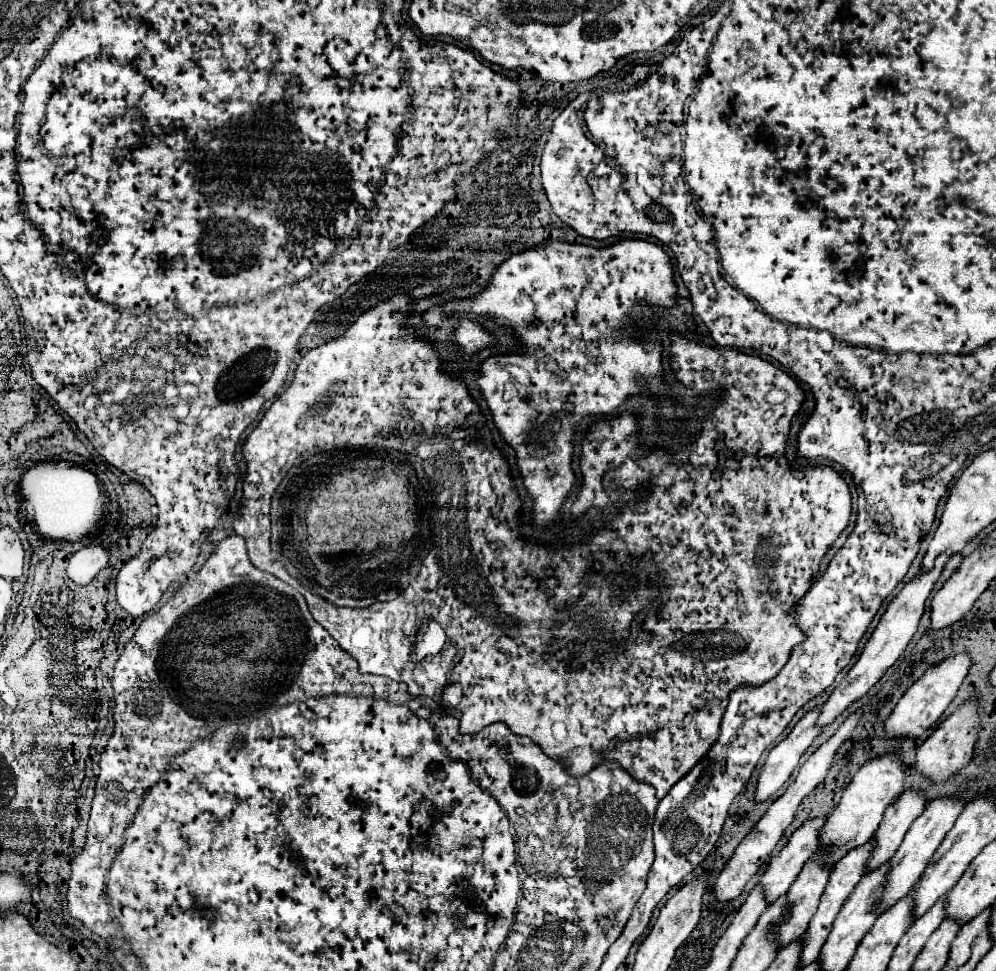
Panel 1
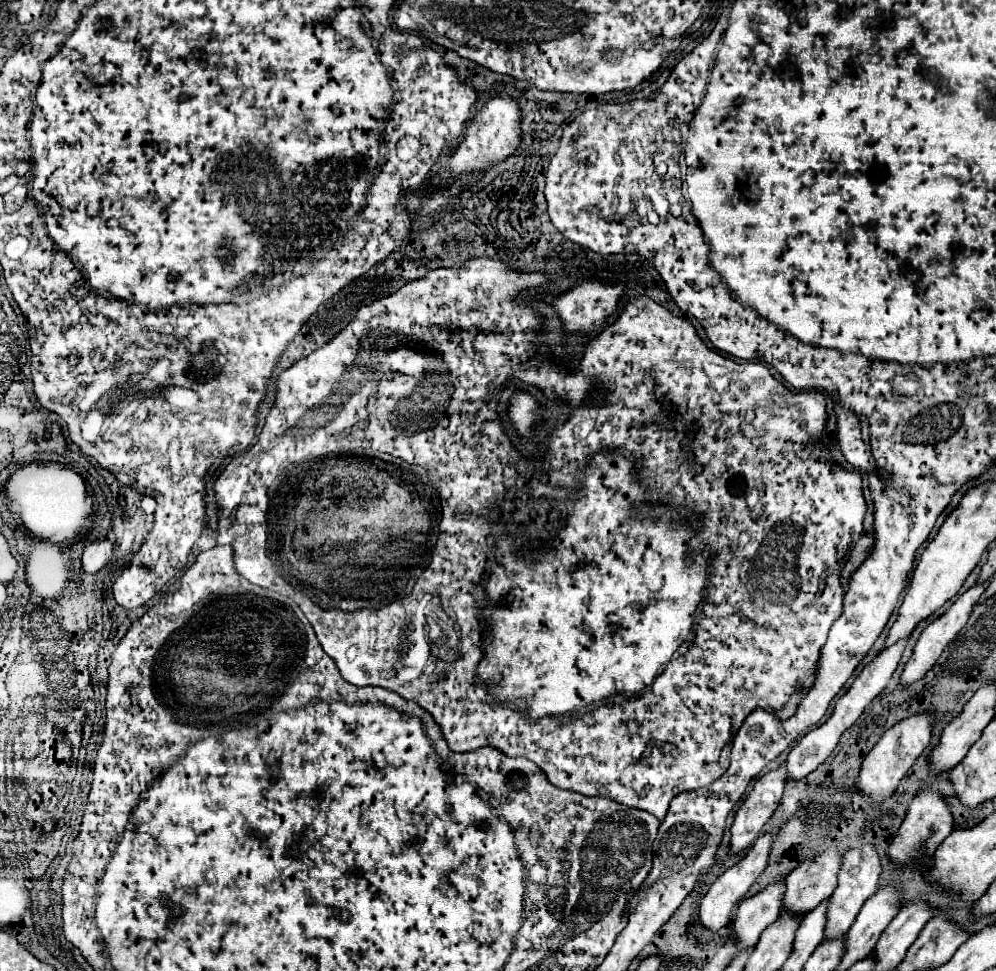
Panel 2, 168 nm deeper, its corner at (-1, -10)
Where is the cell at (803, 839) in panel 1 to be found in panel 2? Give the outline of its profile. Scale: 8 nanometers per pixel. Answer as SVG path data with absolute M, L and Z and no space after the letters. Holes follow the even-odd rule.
M781 880L777 884L769 884L763 892L739 904L731 928L735 932L741 950L753 948L761 932L779 918L783 890L785 890L785 882Z

